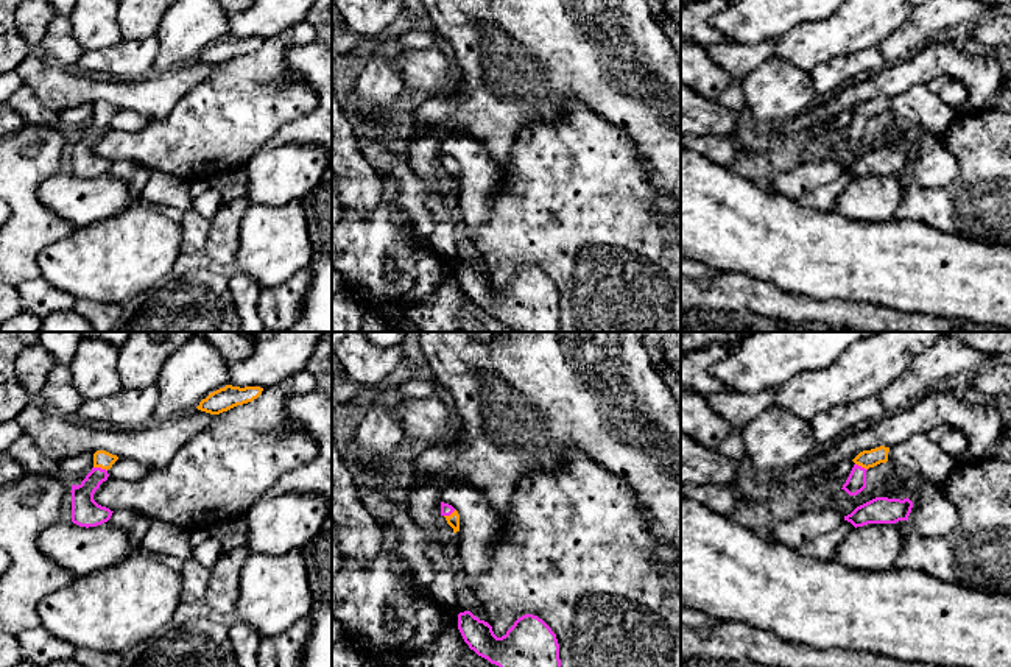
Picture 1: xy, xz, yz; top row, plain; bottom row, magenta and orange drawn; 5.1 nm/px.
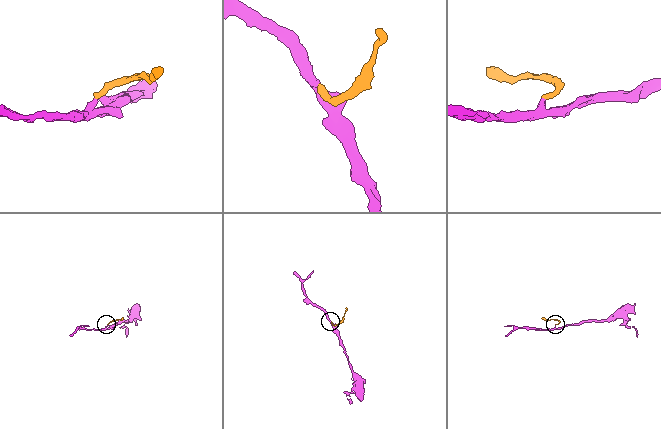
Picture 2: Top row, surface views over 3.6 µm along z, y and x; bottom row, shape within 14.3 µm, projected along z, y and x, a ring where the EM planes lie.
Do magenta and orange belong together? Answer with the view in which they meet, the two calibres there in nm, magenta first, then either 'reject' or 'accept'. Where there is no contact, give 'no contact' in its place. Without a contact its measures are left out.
xy | 150/90 nm | accept

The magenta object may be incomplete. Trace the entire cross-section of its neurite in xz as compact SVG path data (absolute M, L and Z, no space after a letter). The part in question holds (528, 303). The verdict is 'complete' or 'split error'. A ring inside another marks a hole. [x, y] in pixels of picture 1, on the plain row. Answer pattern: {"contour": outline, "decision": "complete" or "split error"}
{"contour": "M470 262L458 265L458 281L478 307L498 316L516 332L561 332L559 295L551 279L537 266L519 268L505 287L497 288L492 277L475 268Z", "decision": "complete"}

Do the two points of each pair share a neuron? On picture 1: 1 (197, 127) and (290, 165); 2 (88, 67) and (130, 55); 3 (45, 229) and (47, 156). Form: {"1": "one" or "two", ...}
{"1": "two", "2": "one", "3": "one"}

